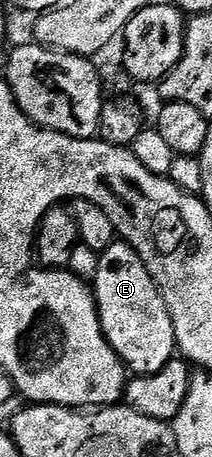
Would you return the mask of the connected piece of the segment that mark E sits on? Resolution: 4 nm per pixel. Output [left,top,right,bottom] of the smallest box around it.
[92,241,176,377]

